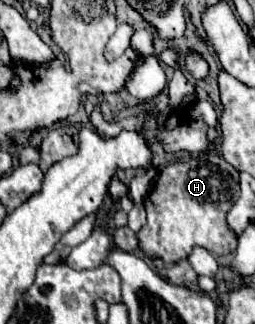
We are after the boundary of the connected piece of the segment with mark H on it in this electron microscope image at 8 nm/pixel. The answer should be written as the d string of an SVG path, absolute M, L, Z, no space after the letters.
M202 152L162 168L154 182L154 190L144 200L148 222L138 232L140 252L146 258L158 256L168 266L186 258L194 246L202 246L216 256L234 252L238 236L228 228L226 214L238 196L238 170L218 154Z

